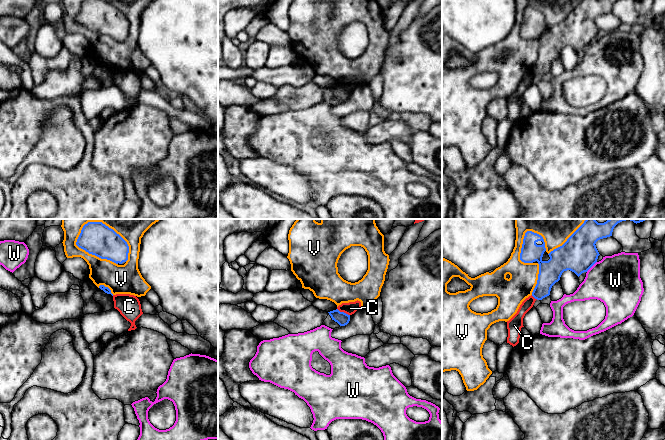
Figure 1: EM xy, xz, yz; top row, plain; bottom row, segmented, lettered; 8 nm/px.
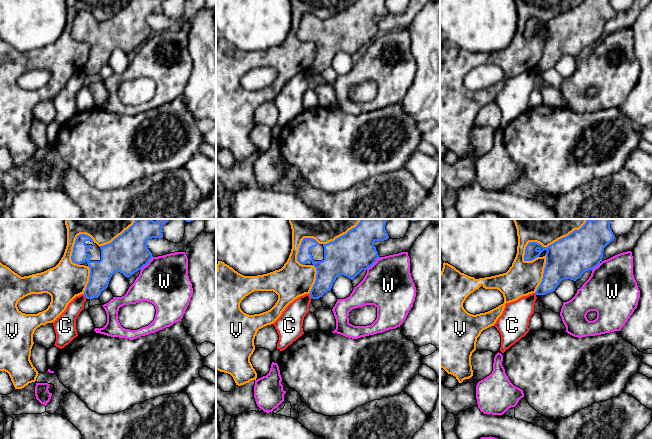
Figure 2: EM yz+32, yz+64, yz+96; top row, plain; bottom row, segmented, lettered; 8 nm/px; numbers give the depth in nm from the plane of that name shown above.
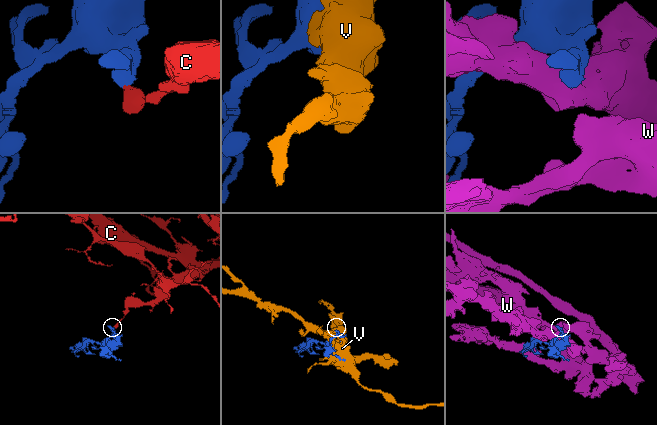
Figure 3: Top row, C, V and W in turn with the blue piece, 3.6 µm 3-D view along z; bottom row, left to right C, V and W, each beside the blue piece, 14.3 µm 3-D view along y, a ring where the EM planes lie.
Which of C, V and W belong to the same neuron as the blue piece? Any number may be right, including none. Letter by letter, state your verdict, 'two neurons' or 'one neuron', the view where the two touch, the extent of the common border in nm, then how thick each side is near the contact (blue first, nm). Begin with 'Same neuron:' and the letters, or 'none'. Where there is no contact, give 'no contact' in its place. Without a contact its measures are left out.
Same neuron: none
C: two neurons; contact in xz; length 120 nm; calibres 100 and 100 nm
V: two neurons; contact in xy; length 460 nm; calibres 260 and 300 nm
W: two neurons; contact in yz; length 120 nm; calibres 300 and 400 nm

